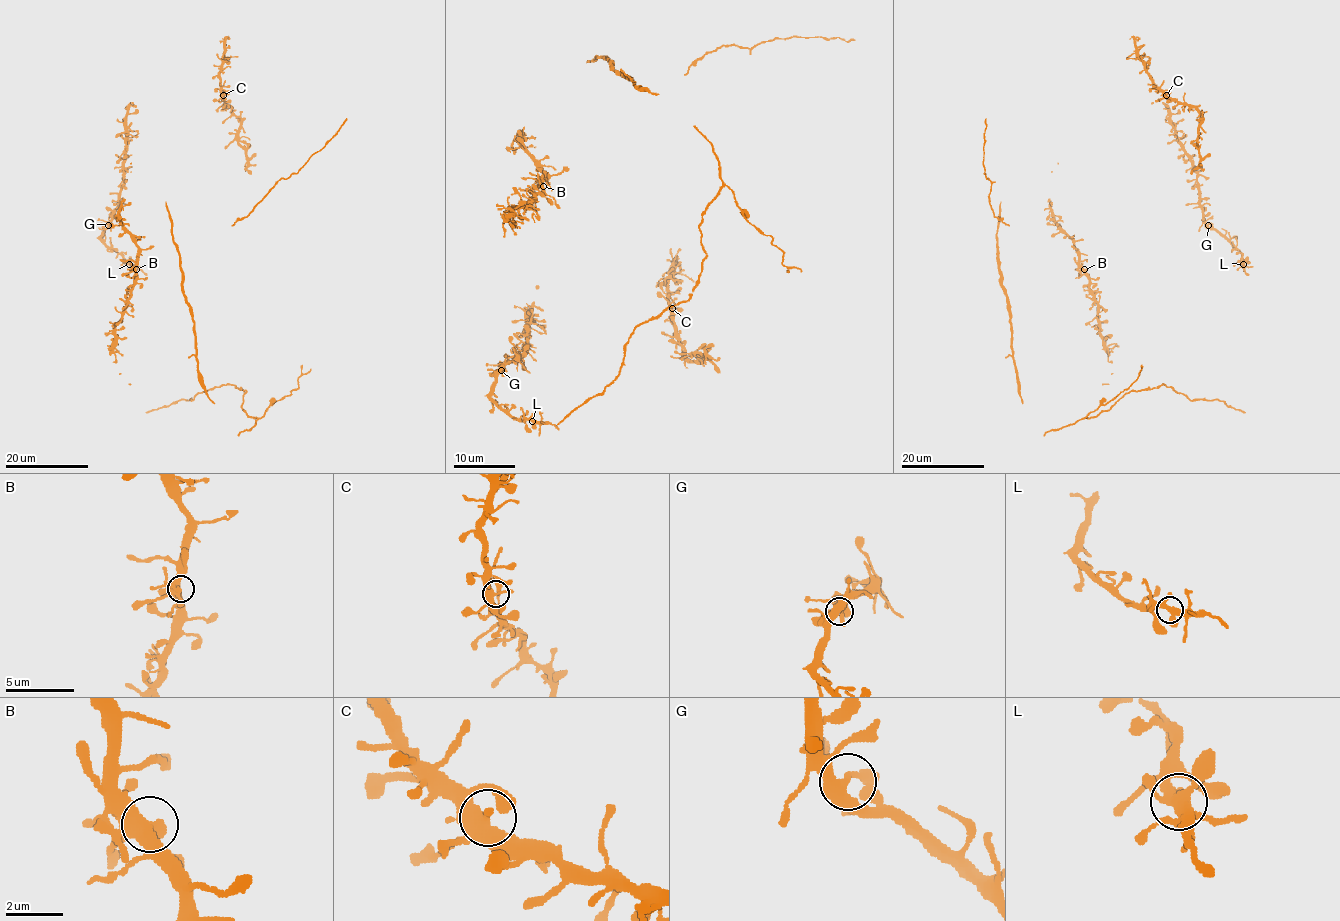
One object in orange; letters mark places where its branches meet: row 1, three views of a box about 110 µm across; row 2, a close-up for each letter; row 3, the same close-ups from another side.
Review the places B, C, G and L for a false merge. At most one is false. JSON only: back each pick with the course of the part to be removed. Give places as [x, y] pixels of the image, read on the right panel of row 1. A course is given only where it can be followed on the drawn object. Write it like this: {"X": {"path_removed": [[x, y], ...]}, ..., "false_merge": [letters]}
{"false_merge": []}

